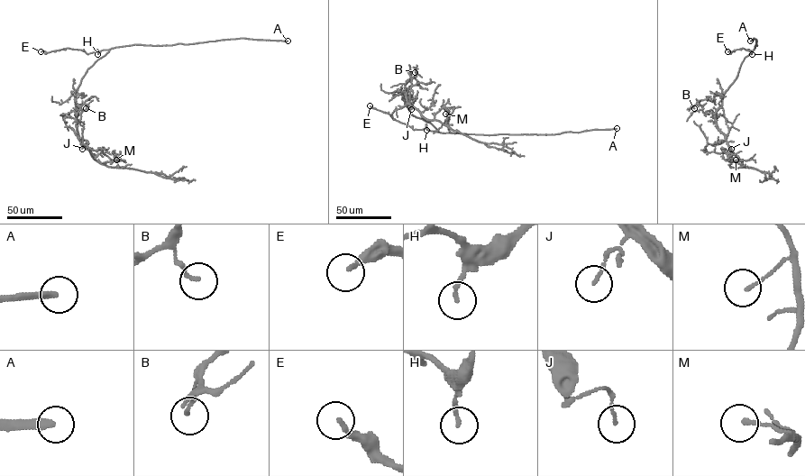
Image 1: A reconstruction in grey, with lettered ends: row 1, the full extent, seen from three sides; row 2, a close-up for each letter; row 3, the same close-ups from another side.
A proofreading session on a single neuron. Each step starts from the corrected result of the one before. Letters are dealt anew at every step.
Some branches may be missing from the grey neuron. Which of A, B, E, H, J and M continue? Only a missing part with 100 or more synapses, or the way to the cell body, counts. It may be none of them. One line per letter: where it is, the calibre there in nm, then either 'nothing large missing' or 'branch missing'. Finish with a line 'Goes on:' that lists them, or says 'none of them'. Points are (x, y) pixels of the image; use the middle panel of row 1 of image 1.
A: place (617, 128); calibre 240 nm; branch missing
B: place (415, 72); calibre 140 nm; nothing large missing
E: place (370, 105); calibre 200 nm; nothing large missing
H: place (426, 130); calibre 140 nm; nothing large missing
J: place (411, 109); calibre 110 nm; nothing large missing
M: place (445, 114); calibre 130 nm; nothing large missing
Goes on: A

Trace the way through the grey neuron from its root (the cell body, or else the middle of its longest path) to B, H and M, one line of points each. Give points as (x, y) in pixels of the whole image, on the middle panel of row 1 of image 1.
B: (412, 114), (405, 101), (405, 86), (415, 77), (415, 72)
H: (412, 114), (430, 123), (437, 131), (426, 130)
M: (412, 114), (405, 101), (405, 93), (407, 101), (426, 119), (433, 120), (442, 108), (446, 109), (445, 114)

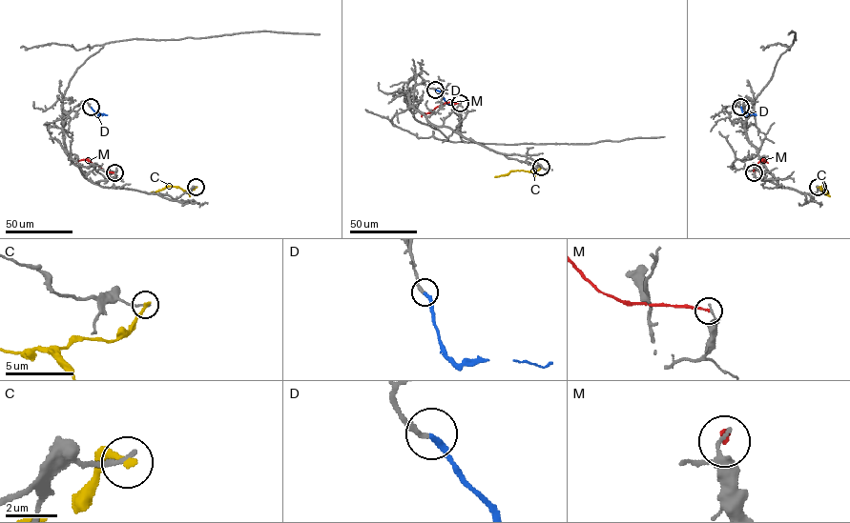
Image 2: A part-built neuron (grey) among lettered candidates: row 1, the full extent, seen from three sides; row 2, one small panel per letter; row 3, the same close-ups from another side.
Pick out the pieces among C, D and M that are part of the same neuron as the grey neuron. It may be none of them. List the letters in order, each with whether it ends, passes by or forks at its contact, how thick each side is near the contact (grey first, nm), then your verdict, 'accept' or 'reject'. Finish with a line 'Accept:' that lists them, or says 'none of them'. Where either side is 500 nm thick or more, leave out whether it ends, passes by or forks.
C: it ends there; 200 nm thick on the grey side, 240 nm on the other; reject
D: it ends there; 200 nm thick on the grey side, 240 nm on the other; accept
M: it ends there; 150 nm thick on the grey side, 180 nm on the other; reject
Accept: D

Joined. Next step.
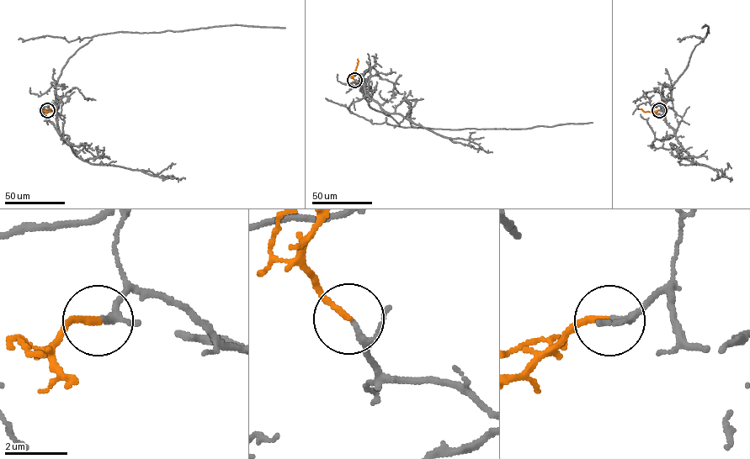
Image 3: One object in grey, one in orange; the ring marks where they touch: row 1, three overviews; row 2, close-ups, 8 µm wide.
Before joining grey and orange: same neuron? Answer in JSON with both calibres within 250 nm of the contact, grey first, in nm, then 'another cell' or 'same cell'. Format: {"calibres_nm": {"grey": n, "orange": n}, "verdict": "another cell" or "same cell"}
{"calibres_nm": {"grey": 150, "orange": 190}, "verdict": "same cell"}

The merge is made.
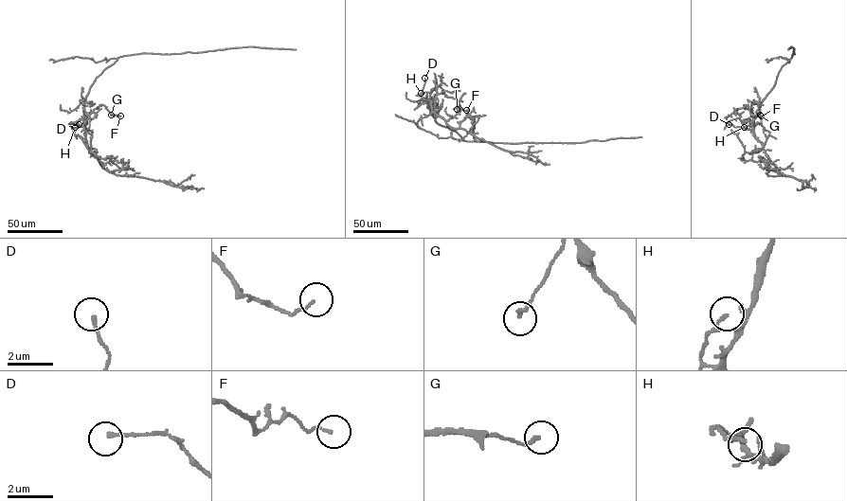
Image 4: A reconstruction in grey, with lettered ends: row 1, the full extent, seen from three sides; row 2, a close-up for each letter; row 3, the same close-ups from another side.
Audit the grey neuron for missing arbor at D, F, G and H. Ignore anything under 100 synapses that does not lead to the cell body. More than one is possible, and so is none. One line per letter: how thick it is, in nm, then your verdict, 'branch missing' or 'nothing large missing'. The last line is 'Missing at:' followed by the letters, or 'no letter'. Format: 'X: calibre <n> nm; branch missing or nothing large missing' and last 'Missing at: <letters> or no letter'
D: calibre 160 nm; nothing large missing
F: calibre 100 nm; nothing large missing
G: calibre 140 nm; nothing large missing
H: calibre 170 nm; nothing large missing
Missing at: no letter

